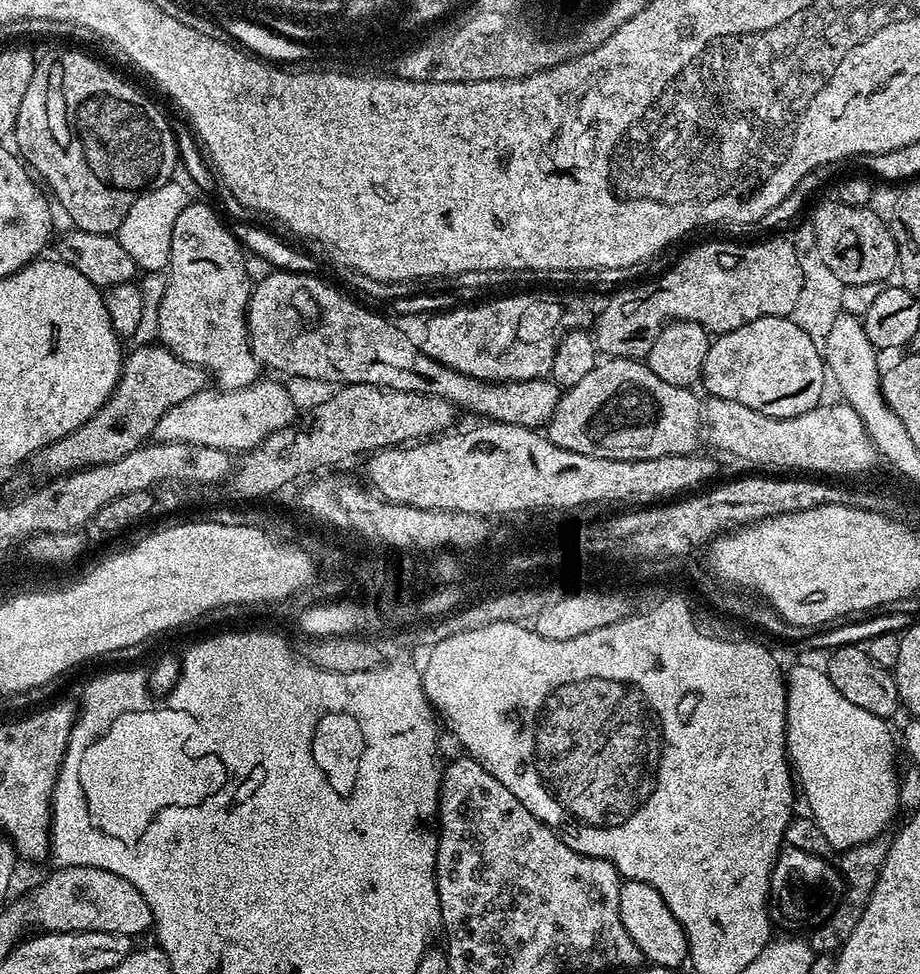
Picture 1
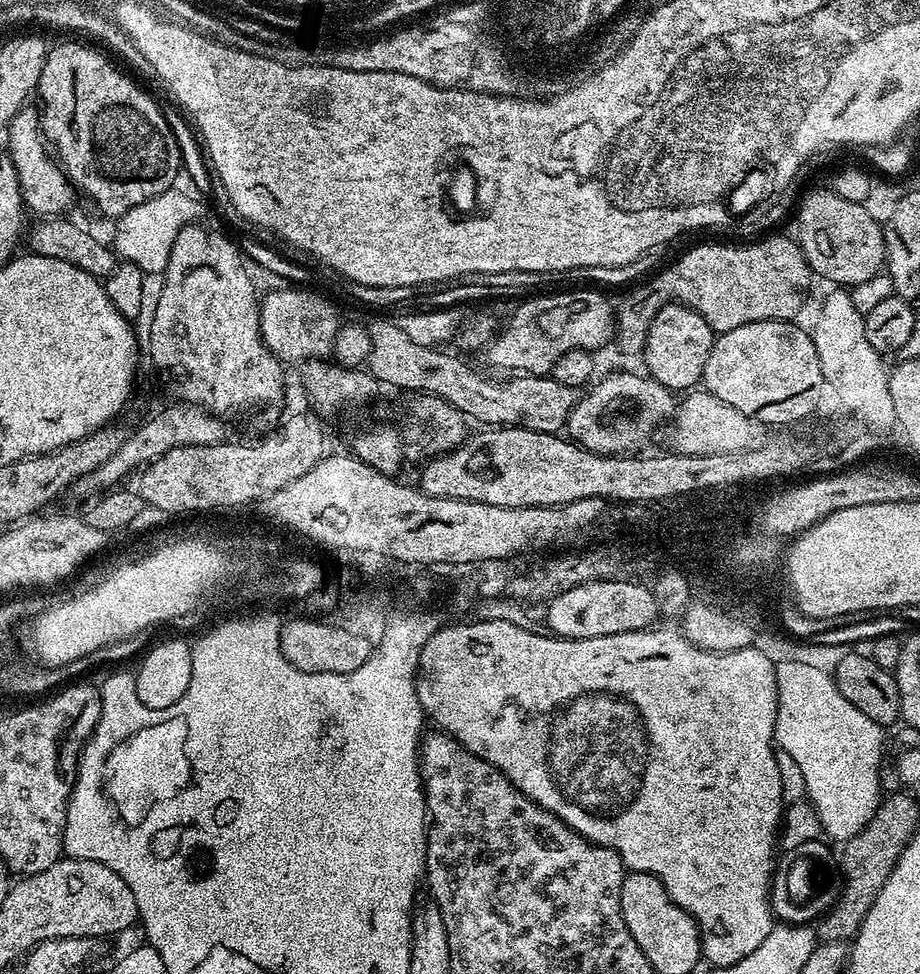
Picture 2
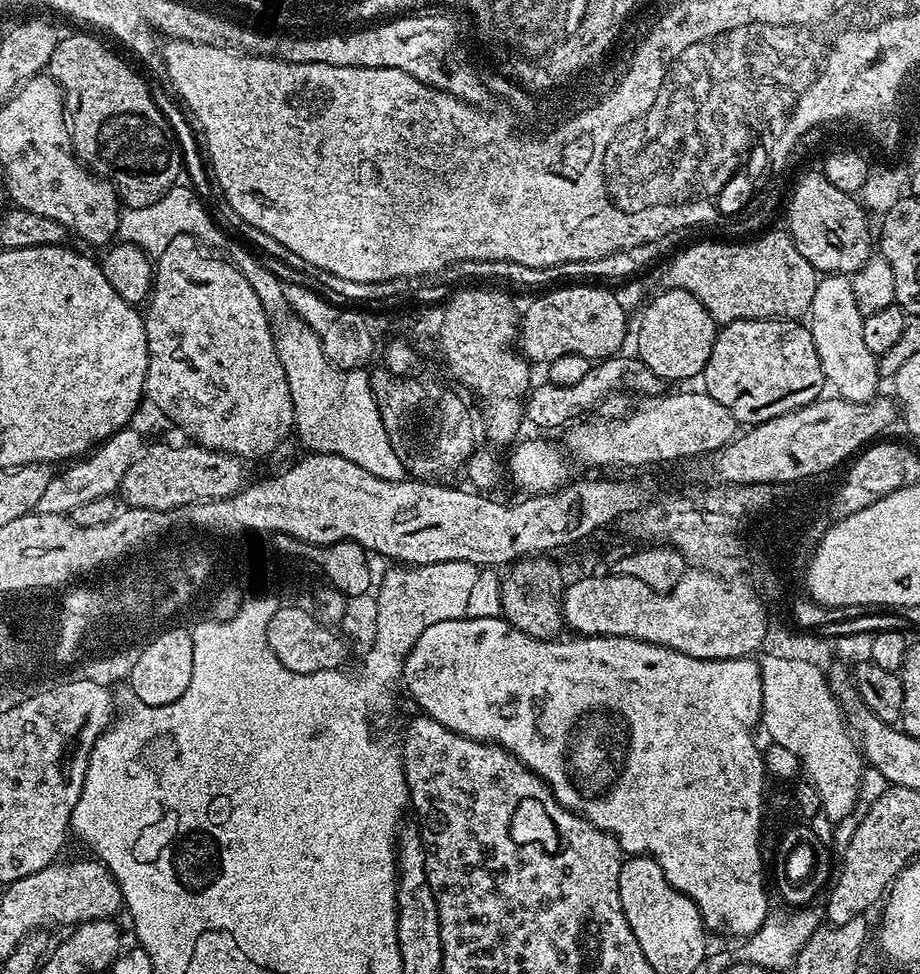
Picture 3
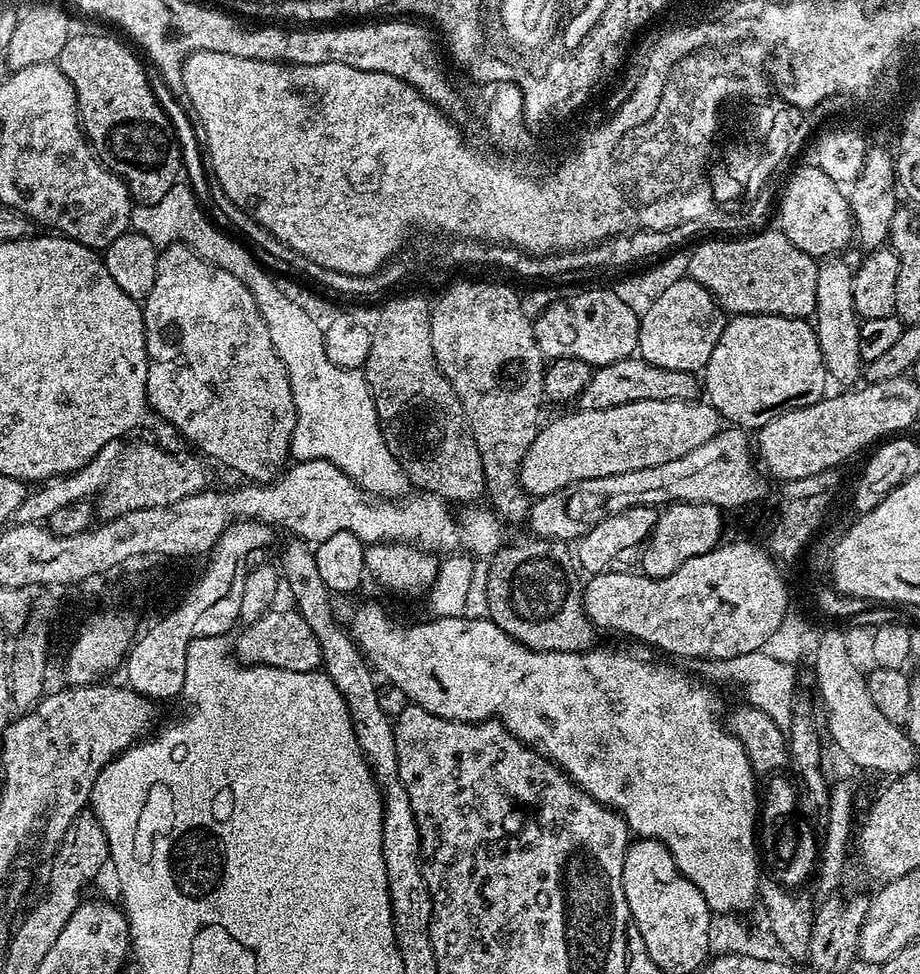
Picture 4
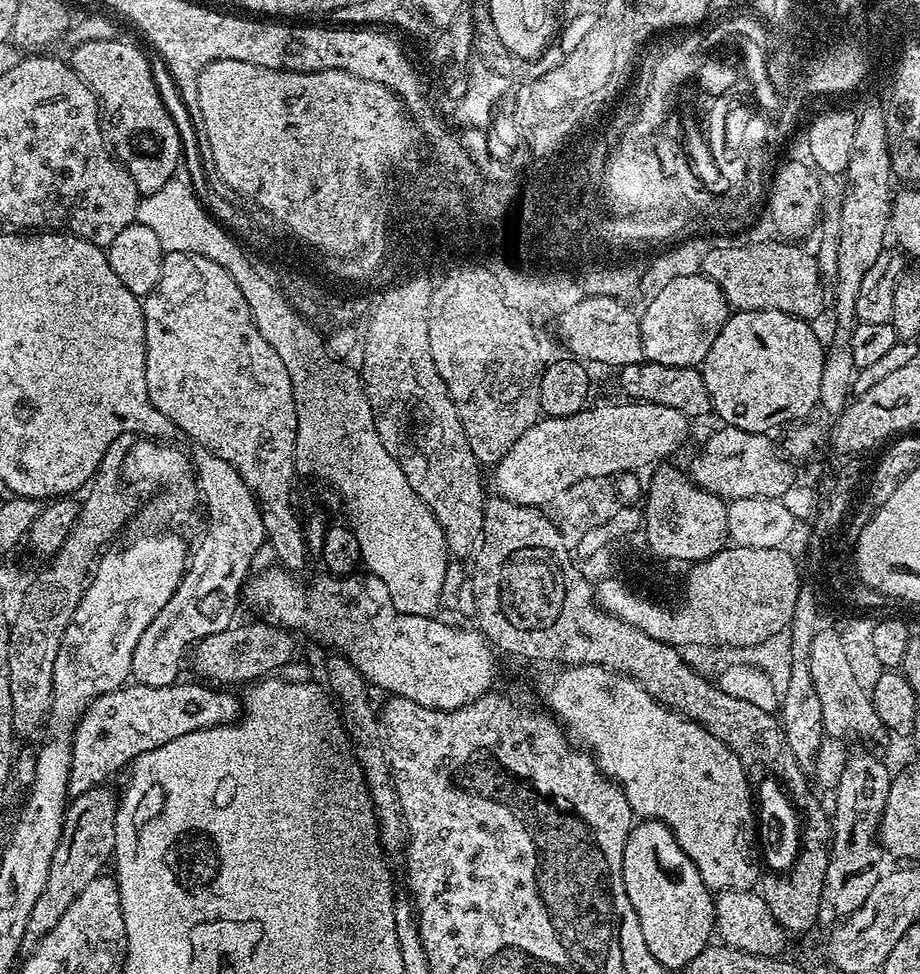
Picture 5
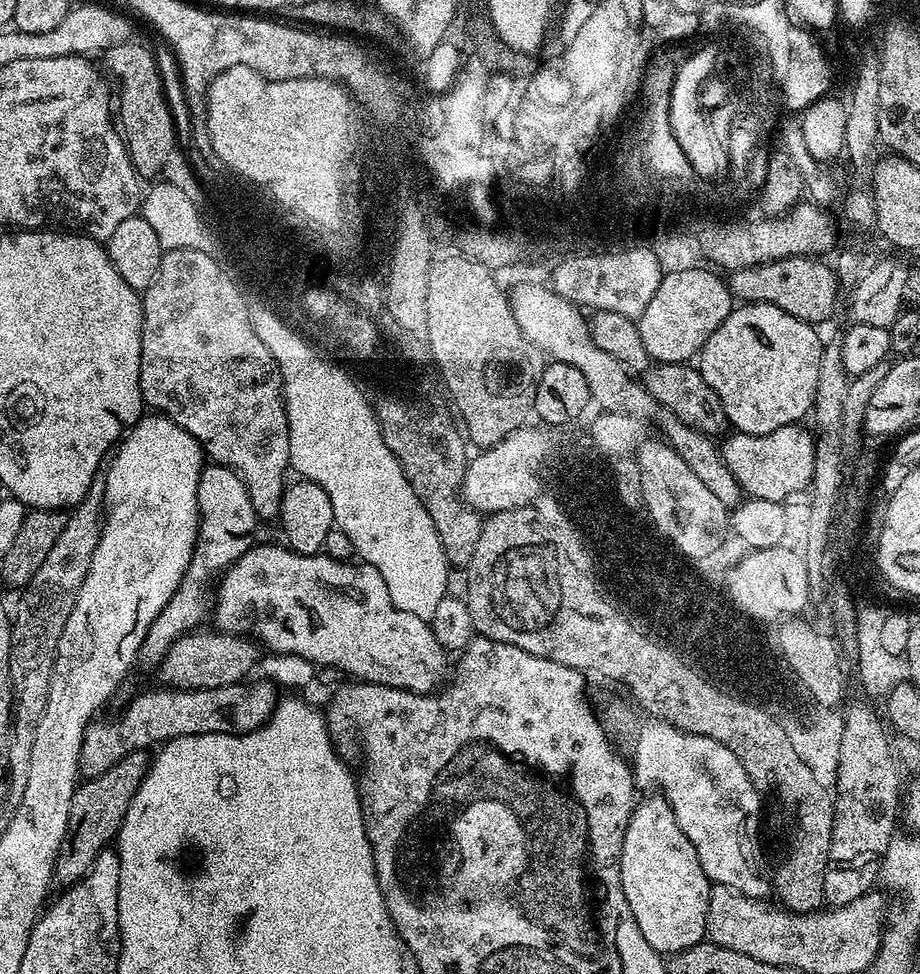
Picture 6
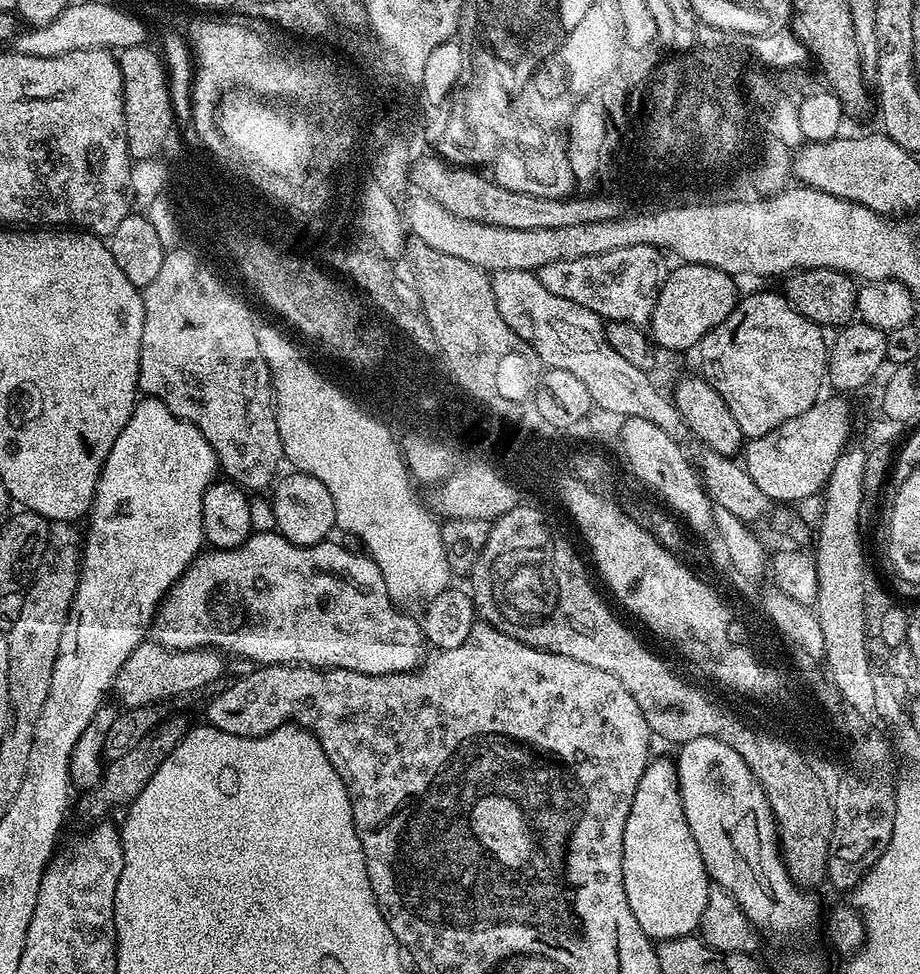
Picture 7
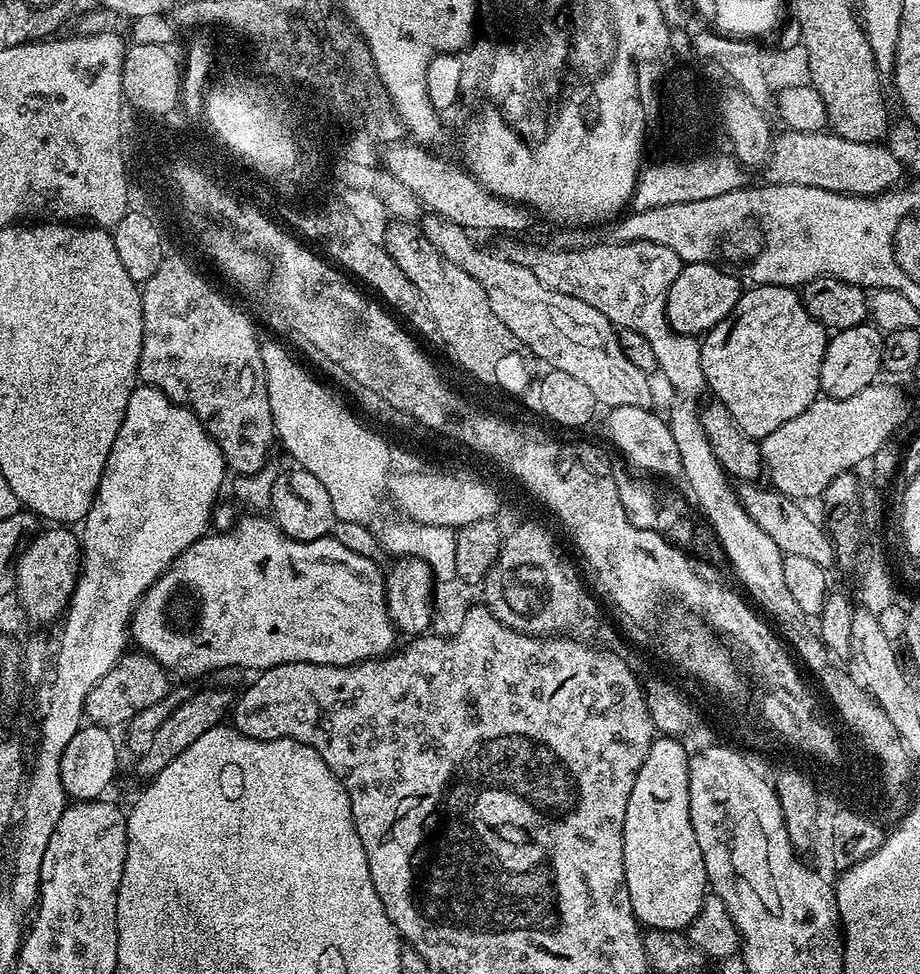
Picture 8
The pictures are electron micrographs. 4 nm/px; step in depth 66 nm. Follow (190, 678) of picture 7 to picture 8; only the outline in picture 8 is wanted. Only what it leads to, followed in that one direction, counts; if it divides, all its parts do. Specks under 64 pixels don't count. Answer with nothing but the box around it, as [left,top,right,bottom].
[84,650,170,729]

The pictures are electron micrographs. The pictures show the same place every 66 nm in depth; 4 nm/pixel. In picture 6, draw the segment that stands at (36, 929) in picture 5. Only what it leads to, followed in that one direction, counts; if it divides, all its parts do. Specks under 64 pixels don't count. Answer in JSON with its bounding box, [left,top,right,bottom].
[54,751,150,885]

